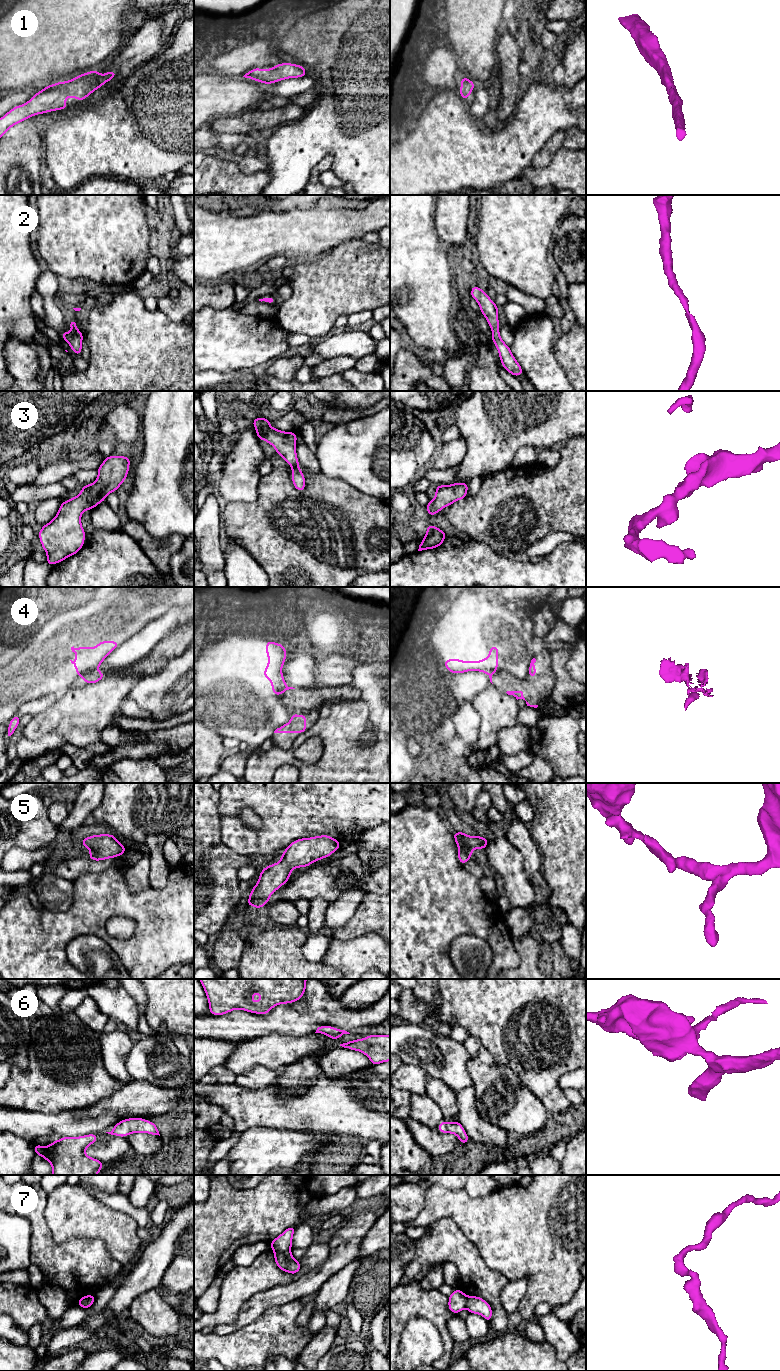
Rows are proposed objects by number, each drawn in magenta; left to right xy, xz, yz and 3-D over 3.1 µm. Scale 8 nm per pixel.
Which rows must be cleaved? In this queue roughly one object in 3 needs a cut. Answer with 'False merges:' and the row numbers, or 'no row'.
False merges: 4, 7

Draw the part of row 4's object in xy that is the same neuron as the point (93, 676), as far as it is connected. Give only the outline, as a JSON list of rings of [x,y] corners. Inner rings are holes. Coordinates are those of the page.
[[[94,669],[83,673],[81,677],[84,682],[94,684],[104,678],[104,672],[99,672],[97,669]]]

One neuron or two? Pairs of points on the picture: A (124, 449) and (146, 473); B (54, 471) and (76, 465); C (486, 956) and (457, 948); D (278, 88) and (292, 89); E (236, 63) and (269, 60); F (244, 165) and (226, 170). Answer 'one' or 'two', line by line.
A: two
B: one
C: one
D: one
E: one
F: two

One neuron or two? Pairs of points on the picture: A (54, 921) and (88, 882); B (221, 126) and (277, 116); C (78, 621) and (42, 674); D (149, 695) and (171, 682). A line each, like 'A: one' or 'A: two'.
A: one
B: one
C: one
D: one

